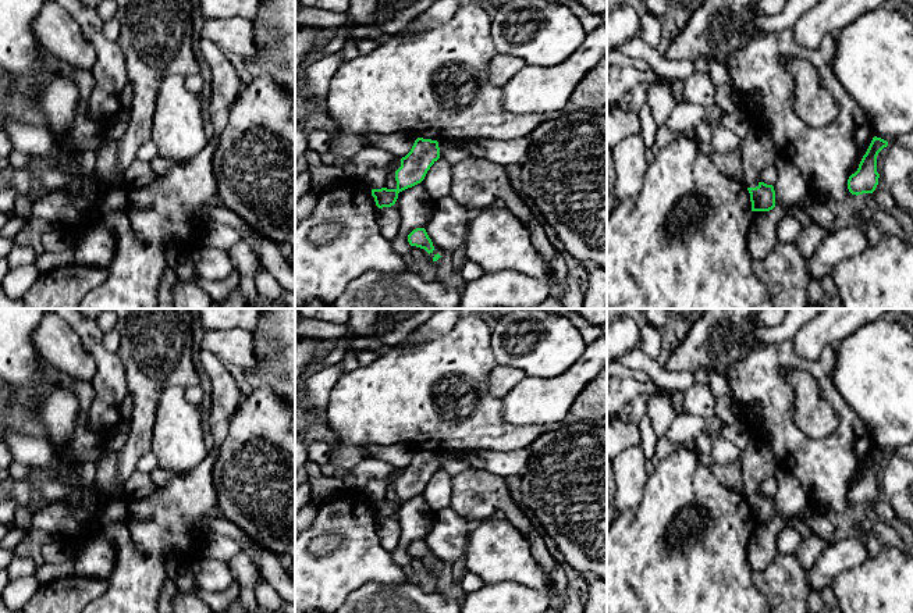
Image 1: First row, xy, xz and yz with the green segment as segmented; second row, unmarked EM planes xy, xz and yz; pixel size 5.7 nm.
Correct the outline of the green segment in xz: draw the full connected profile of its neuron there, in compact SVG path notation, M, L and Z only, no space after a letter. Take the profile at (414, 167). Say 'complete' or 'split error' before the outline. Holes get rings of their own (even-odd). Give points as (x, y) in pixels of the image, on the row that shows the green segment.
complete; M418 138L411 152L401 158L401 167L395 171L395 189L372 189L379 209L391 207L398 199L398 193L420 183L430 167L440 158L437 140Z

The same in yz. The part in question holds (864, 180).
complete; M874 136L859 168L848 179L848 189L852 195L873 193L878 185L877 156L888 146L888 142Z

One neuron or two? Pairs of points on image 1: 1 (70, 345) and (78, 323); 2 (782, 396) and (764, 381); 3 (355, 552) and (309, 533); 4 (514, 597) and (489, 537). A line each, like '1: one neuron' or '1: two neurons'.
1: two neurons
2: one neuron
3: one neuron
4: two neurons

